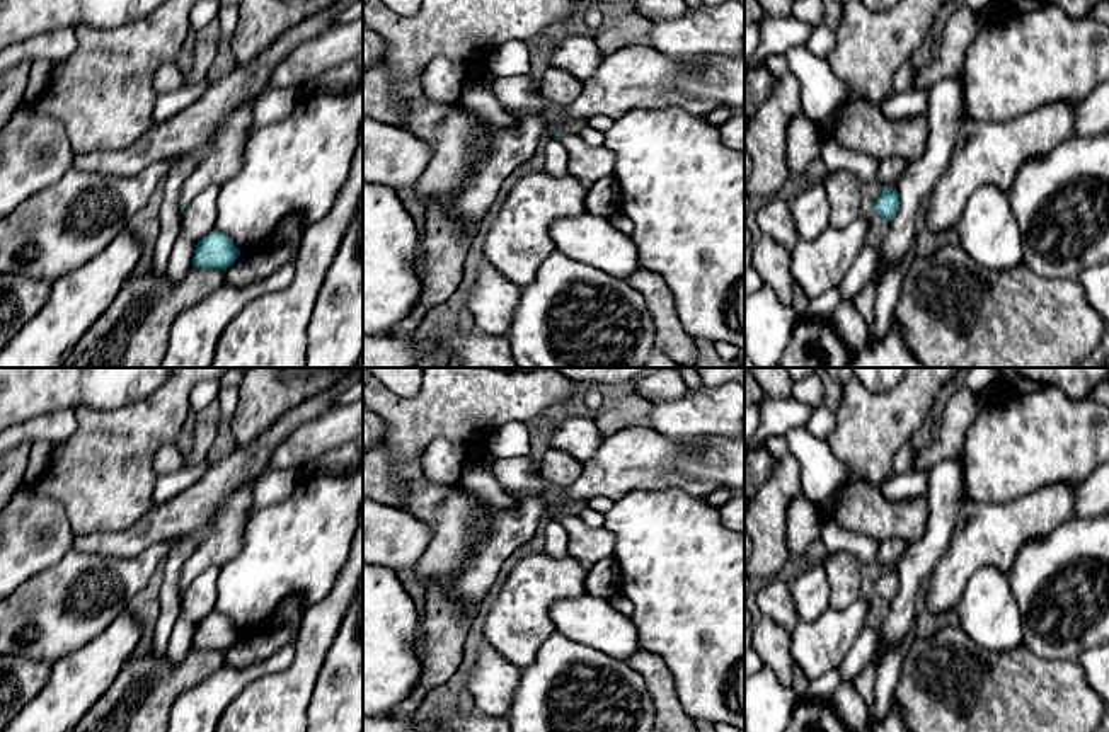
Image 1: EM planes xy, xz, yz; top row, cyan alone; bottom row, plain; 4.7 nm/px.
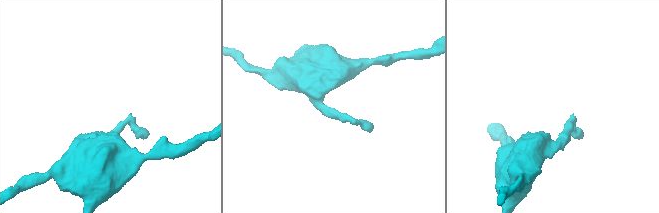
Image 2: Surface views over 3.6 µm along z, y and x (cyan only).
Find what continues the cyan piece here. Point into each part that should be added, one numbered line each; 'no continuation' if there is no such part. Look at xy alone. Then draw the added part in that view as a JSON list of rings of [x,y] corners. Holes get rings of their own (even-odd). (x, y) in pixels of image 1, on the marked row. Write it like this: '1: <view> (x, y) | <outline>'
1: xy (222, 160) | [[[254,100],[240,104],[215,133],[210,148],[181,187],[181,199],[187,206],[204,189],[221,187],[238,174],[245,145],[252,134]]]

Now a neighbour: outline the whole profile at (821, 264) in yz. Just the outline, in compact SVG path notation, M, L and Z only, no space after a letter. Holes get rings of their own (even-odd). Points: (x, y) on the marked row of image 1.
M859 216L843 228L828 226L814 240L797 240L790 249L790 274L813 300L840 288L864 245L867 223Z

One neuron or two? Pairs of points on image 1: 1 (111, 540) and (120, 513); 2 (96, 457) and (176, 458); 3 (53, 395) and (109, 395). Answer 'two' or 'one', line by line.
1: two
2: two
3: one

